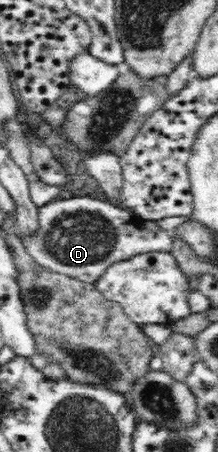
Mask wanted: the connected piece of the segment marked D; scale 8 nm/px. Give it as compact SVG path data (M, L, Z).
M87 196L56 198L38 206L37 229L29 233L19 230L17 235L35 264L93 285L116 262L134 255L171 254L174 250L170 231L156 220L144 220L132 209L109 199L102 201Z

